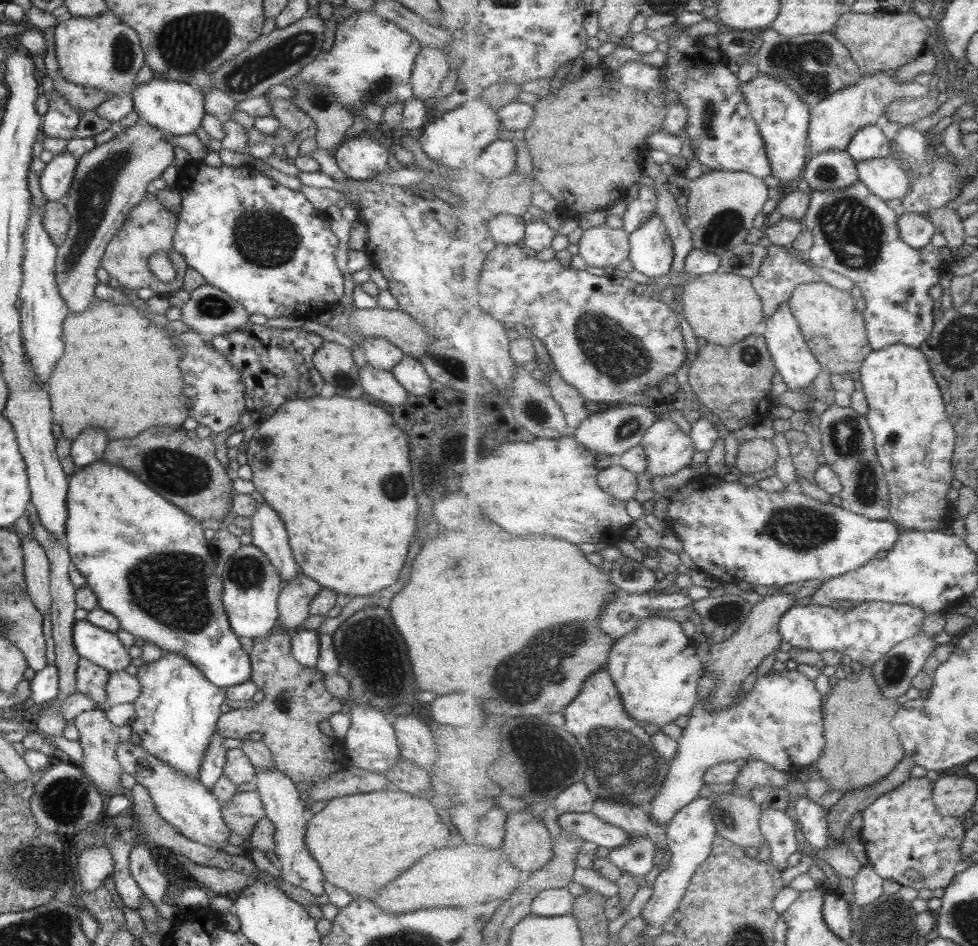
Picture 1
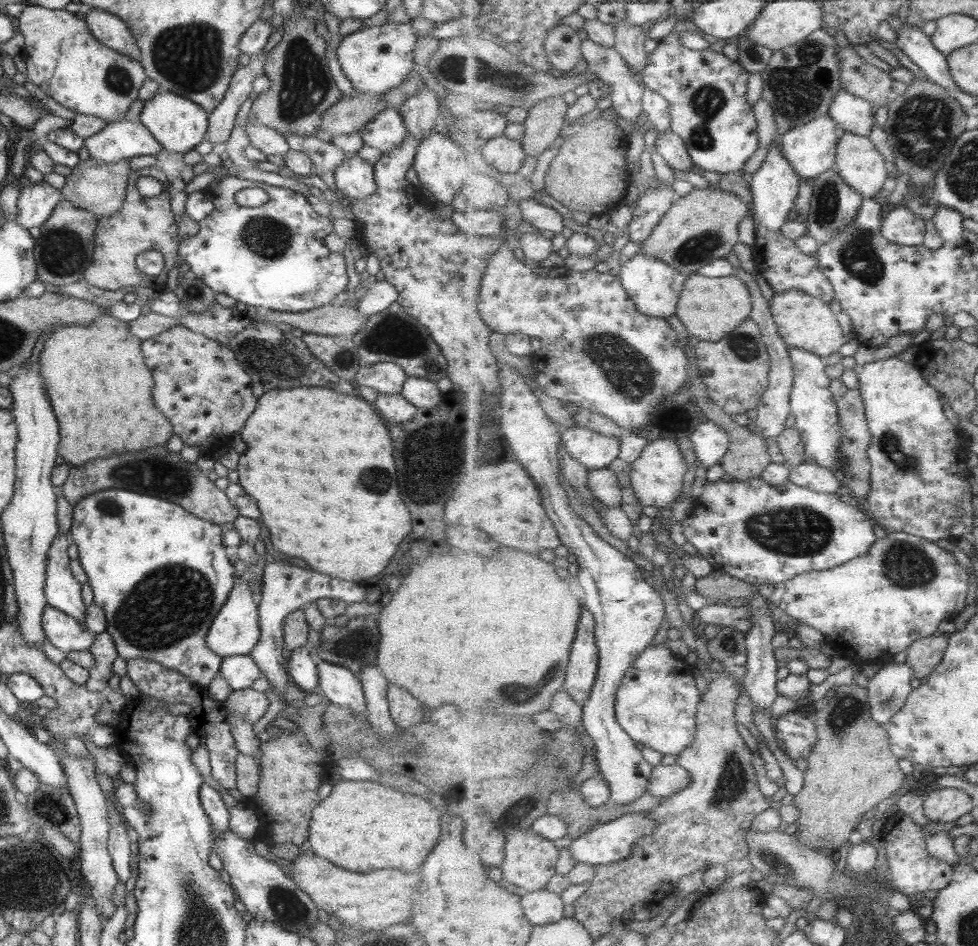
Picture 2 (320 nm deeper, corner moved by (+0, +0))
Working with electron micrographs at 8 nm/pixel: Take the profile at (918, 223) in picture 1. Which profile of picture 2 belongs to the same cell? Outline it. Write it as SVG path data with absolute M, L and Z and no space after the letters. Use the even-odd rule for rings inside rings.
M898 204L888 210L882 232L887 240L908 247L919 247L925 240L927 226L911 209Z

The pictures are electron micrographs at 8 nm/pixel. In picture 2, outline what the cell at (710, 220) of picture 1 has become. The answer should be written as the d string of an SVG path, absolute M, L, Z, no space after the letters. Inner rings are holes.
M720 187L698 188L678 197L652 235L642 243L641 252L664 260L687 276L717 258L725 258L739 240L739 222L751 213L751 204L745 203L736 193Z

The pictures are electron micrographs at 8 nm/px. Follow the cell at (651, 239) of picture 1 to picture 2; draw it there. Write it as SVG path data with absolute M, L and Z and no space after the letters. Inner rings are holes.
M640 252L633 258L622 261L619 277L625 290L627 290L641 312L647 316L669 318L669 316L673 316L677 312L680 296L684 291L684 284L688 276L673 268L664 260L659 260L654 256Z

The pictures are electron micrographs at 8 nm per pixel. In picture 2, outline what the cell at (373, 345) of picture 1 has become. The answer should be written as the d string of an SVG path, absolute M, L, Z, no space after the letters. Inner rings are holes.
M393 362L360 366L354 374L357 384L373 388L378 395L399 395L406 377L403 369Z

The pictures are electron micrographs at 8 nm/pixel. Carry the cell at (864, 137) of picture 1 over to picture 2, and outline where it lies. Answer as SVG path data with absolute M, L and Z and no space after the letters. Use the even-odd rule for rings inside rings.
M845 90L833 99L829 113L839 124L841 131L869 136L876 123L875 106L864 98Z

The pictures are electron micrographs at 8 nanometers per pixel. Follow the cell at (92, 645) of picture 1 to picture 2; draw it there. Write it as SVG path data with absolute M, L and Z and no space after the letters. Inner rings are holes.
M47 605L41 615L44 637L61 652L85 650L94 636L75 619Z

